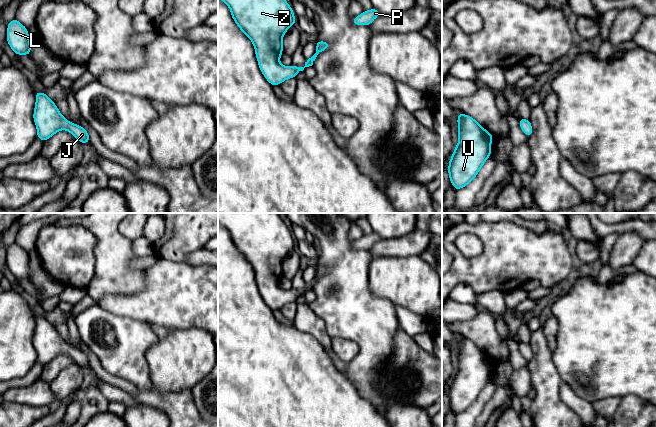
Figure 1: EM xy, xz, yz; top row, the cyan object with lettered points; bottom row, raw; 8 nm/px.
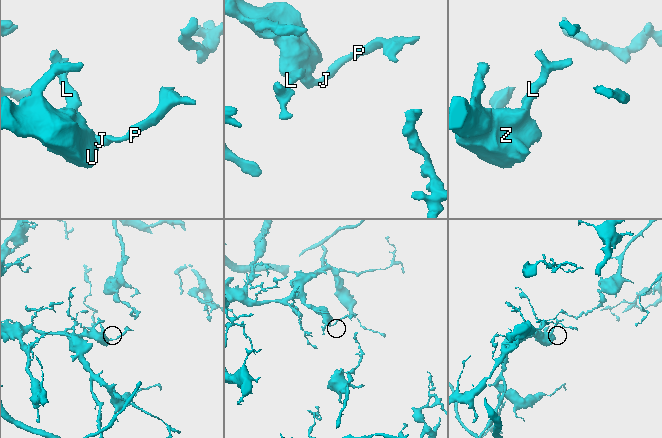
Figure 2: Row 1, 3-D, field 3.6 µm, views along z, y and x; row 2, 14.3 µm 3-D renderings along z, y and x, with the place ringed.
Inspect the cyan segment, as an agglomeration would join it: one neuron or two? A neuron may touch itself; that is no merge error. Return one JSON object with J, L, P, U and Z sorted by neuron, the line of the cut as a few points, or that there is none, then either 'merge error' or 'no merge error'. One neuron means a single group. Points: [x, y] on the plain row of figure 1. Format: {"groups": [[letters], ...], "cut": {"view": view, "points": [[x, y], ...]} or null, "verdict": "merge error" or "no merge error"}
{"groups": [["J", "L", "P", "U", "Z"]], "cut": null, "verdict": "no merge error"}

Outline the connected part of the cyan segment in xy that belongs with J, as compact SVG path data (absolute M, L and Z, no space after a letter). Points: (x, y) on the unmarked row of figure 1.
M35 316L35 331L33 344L37 352L37 361L46 365L61 354L67 354L82 368L90 366L85 352L68 345L59 335L55 326L45 316Z

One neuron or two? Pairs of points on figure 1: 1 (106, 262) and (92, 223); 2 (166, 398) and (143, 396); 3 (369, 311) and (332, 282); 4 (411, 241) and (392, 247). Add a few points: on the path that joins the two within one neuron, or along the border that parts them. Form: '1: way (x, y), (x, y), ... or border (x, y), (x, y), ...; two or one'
1: way (106, 252), (106, 237), (102, 233); one
2: way (160, 398), (149, 396); one
3: way (360, 310), (341, 291); one
4: way (406, 245), (397, 247); one

